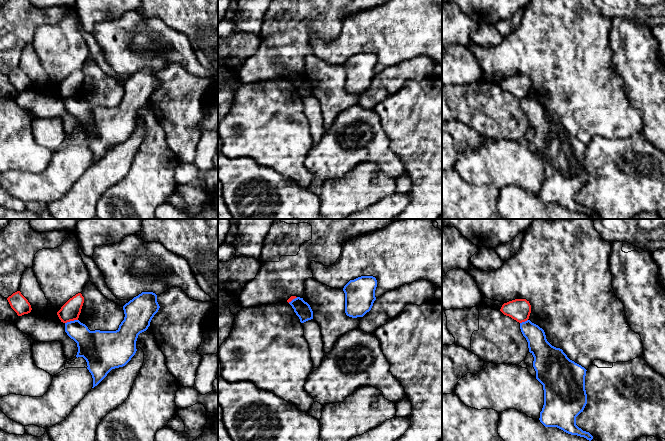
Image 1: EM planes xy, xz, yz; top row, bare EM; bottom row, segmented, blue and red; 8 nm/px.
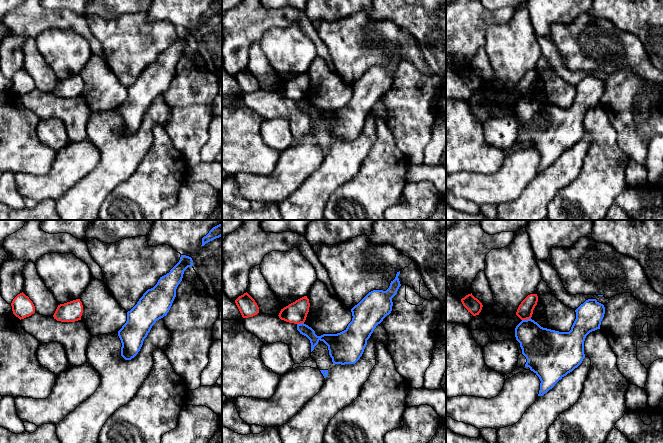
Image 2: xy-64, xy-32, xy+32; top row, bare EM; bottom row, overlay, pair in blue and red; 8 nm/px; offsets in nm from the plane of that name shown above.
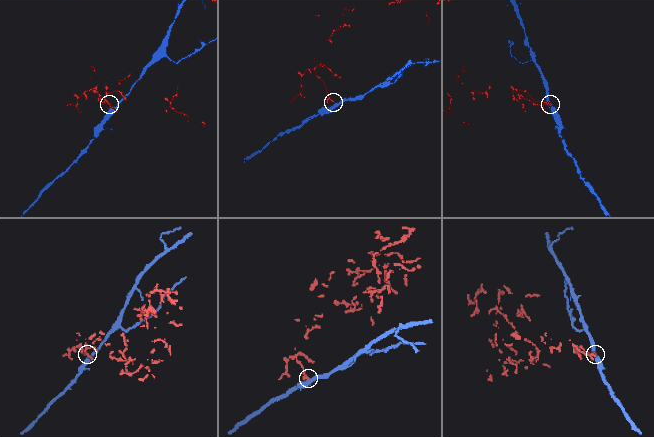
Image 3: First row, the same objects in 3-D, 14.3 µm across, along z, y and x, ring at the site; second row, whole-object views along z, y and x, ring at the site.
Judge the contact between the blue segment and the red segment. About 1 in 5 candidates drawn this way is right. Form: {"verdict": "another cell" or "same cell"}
{"verdict": "another cell"}

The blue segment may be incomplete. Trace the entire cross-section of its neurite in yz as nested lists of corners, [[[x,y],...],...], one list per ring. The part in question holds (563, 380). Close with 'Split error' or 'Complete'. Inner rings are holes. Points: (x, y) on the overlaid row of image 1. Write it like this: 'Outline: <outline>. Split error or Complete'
Outline: [[[530,320],[520,323],[520,329],[528,342],[529,352],[533,355],[533,367],[536,379],[543,385],[544,405],[540,412],[540,422],[545,427],[557,427],[564,432],[584,437],[591,441],[593,436],[576,425],[576,417],[583,412],[587,404],[585,390],[586,369],[570,360],[562,349],[552,346],[545,332]]]. Complete

